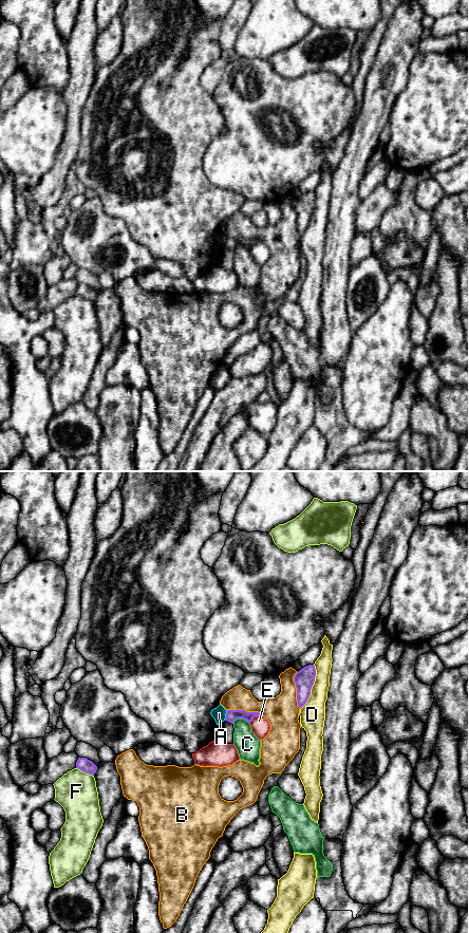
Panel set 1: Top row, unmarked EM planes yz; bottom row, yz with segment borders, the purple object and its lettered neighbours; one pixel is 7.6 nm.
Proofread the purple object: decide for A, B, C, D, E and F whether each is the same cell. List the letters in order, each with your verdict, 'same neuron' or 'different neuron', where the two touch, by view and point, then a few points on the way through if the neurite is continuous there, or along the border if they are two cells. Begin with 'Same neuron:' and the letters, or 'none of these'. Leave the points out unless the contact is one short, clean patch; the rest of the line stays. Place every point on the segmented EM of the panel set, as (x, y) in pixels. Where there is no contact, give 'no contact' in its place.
Same neuron: none of these
A: different neuron | yz (226, 715) | along yz (227, 710), (224, 720)
B: different neuron | yz (297, 690)
C: different neuron | yz (241, 717)
D: different neuron | yz (312, 686)
E: different neuron | yz (255, 715)
F: different neuron | yz (85, 771)

